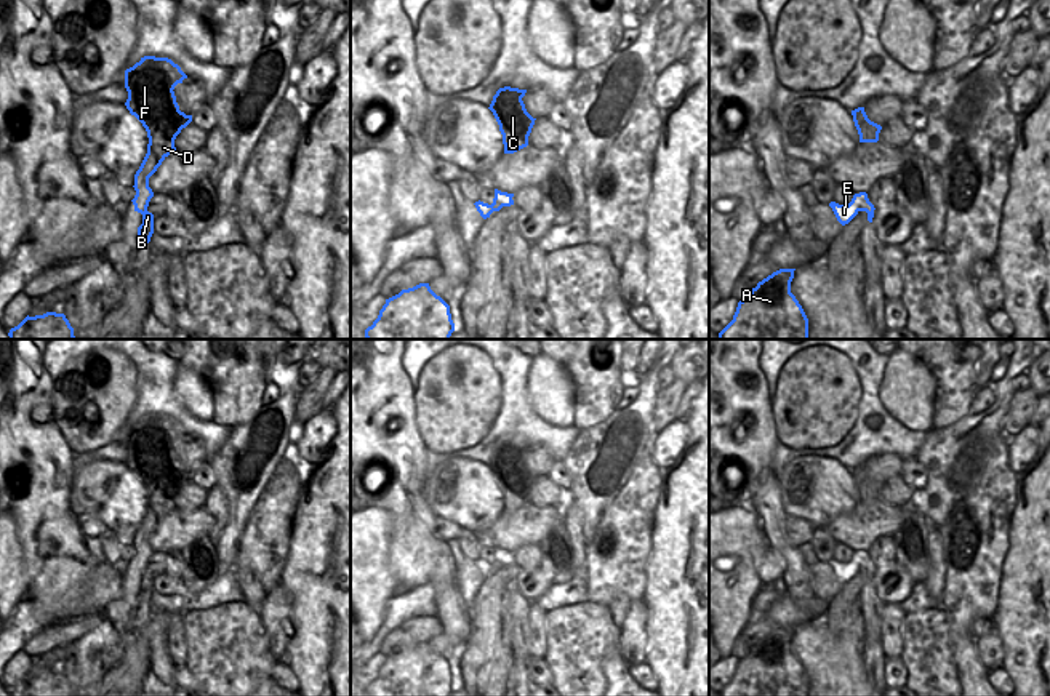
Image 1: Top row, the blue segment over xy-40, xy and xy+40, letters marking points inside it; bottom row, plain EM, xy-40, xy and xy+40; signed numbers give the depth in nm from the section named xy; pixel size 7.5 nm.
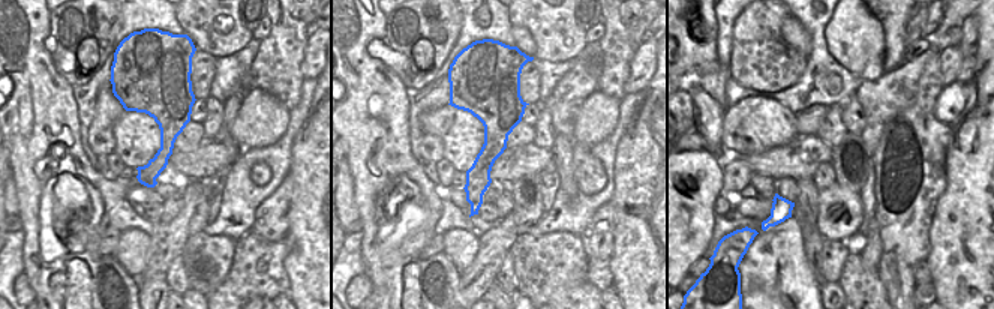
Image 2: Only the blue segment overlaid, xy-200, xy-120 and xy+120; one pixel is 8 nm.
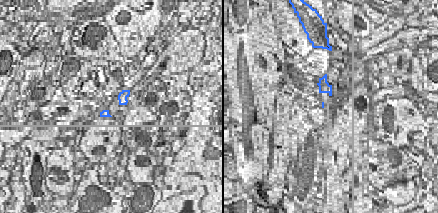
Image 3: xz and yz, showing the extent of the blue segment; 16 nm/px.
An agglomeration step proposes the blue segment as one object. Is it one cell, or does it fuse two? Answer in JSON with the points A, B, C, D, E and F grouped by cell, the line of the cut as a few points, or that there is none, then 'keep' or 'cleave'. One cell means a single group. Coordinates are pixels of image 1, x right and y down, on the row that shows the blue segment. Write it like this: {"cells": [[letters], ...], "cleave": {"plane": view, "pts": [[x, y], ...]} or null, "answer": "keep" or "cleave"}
{"cells": [["A", "E"], ["B", "C", "D", "F"]], "cleave": {"plane": "xy+40", "pts": [[853, 196], [865, 202], [866, 210]]}, "answer": "cleave"}

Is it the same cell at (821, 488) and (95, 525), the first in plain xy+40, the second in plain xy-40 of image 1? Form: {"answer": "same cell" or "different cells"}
{"answer": "different cells"}

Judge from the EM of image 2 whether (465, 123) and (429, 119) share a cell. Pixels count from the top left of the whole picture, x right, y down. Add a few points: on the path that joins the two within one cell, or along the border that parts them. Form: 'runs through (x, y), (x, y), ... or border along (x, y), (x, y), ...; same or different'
runs through (456, 123), (438, 122); same

